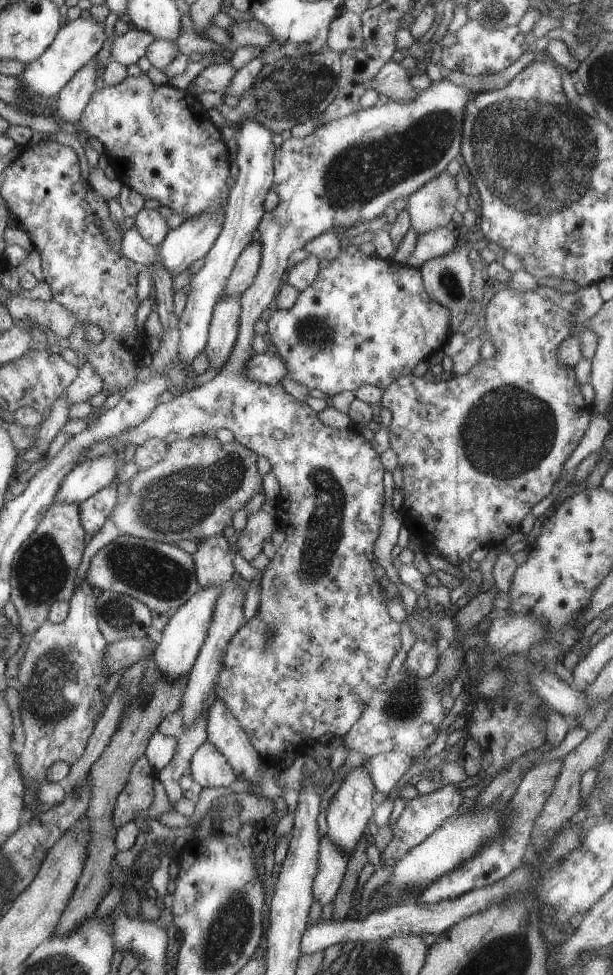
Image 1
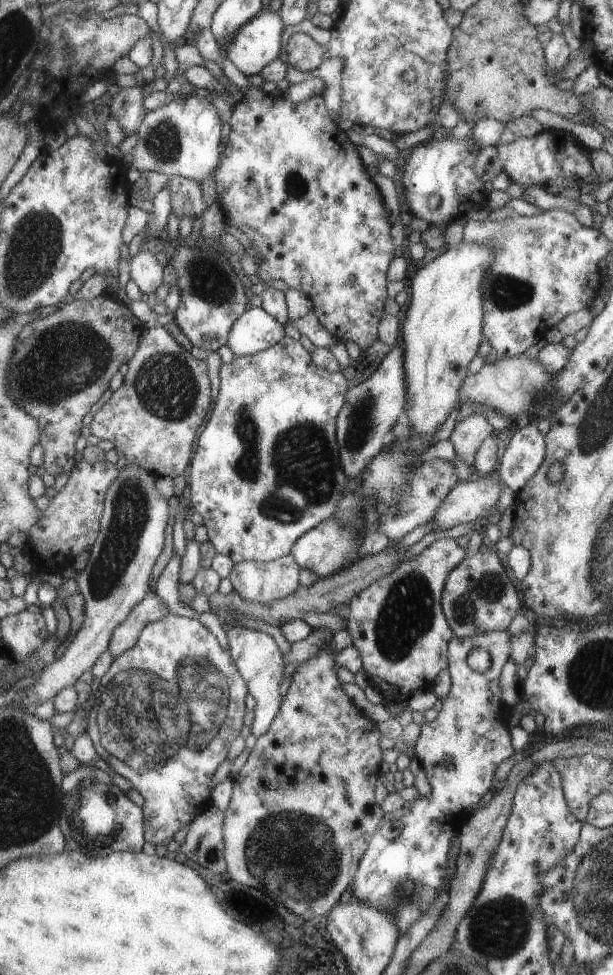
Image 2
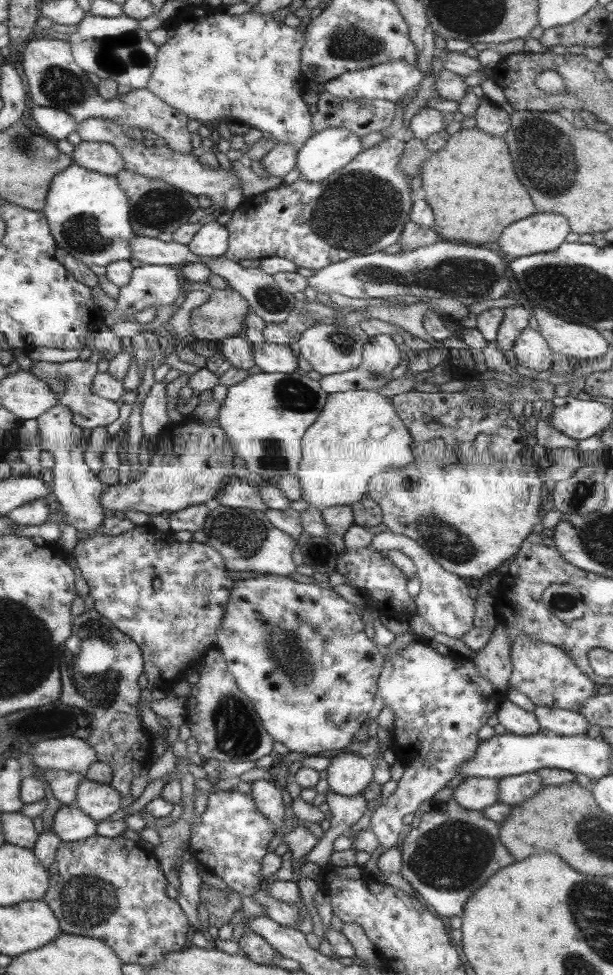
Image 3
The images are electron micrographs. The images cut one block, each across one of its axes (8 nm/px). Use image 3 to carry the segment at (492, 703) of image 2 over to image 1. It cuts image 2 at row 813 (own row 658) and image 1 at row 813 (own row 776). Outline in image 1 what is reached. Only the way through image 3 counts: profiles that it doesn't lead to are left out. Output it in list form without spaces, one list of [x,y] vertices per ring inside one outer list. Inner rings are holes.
[[[448,783],[437,791],[425,795],[411,793],[408,803],[395,824],[395,829],[393,830],[394,836],[386,846],[384,852],[382,852],[380,862],[385,865],[394,865],[412,847],[424,842],[448,818],[452,817],[460,806],[462,797],[464,797],[463,792],[457,787],[458,784]]]

